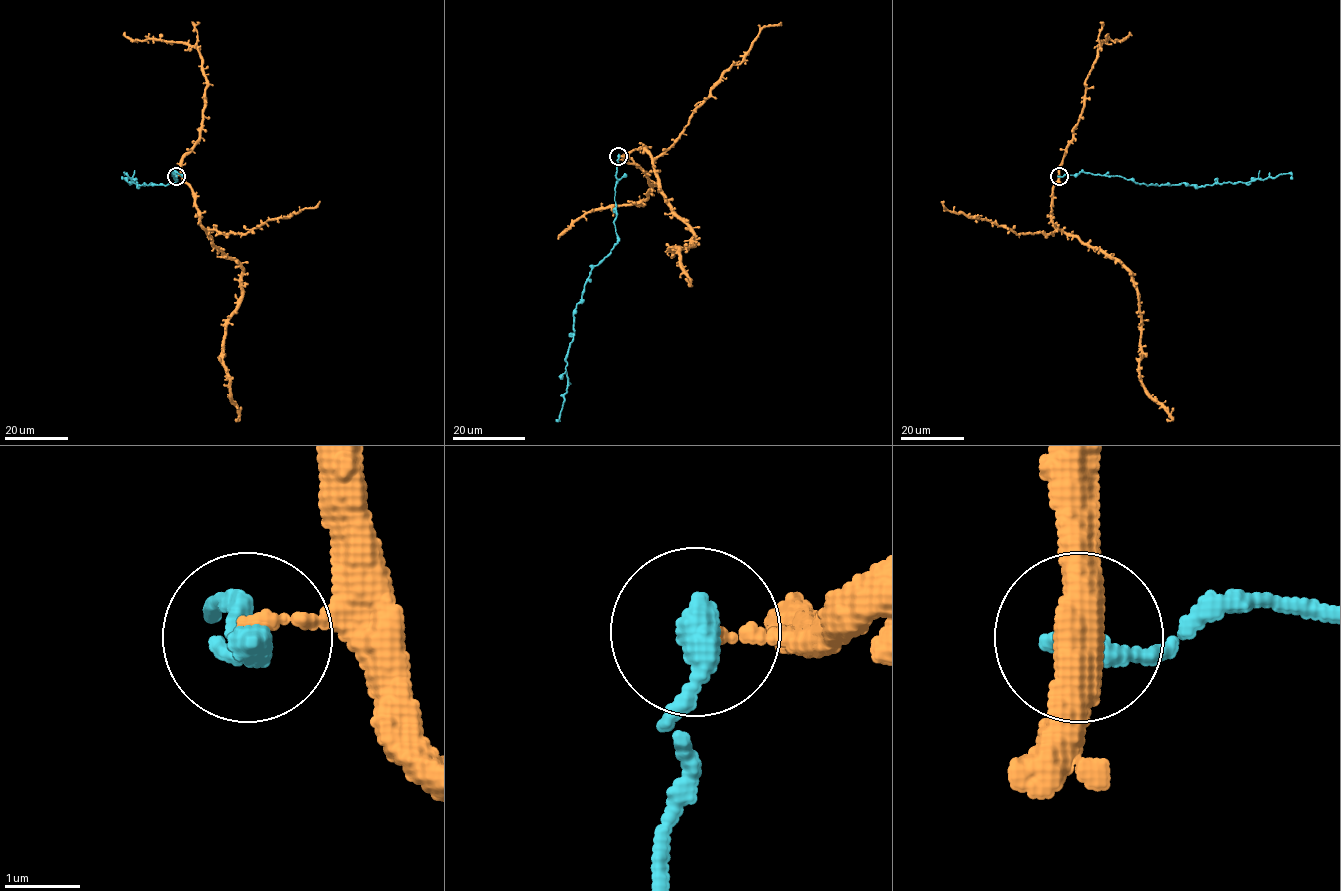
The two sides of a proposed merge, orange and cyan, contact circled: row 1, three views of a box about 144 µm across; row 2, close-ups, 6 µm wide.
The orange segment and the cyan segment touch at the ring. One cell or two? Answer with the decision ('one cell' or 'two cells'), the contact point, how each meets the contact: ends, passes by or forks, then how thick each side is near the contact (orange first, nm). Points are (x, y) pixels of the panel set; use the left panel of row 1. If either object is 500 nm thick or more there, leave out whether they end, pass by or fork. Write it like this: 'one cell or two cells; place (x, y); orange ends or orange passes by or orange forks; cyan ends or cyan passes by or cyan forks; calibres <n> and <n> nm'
two cells; place (176, 176); orange ends; cyan ends; calibres 180 and 440 nm

